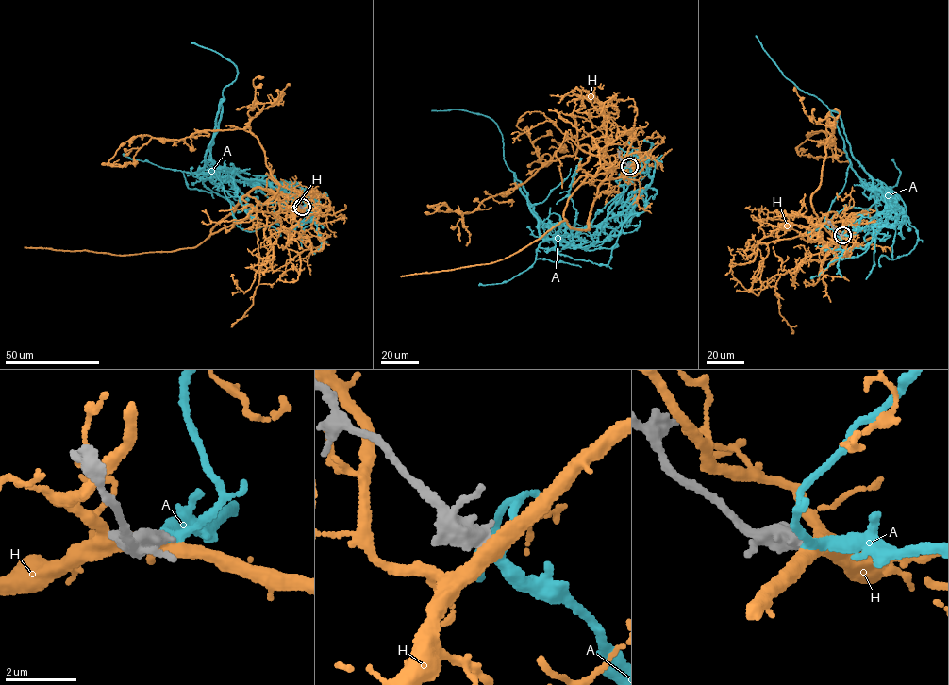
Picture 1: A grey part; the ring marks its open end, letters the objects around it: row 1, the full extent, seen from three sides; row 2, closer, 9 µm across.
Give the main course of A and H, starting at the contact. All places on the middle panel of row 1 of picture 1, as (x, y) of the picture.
A: (629, 166), (637, 175), (598, 225), (545, 225), (516, 185), (496, 124), (462, 109), (431, 110)
H: (629, 166), (598, 186), (584, 230), (563, 214), (587, 176), (572, 185), (583, 144), (473, 211), (424, 212)

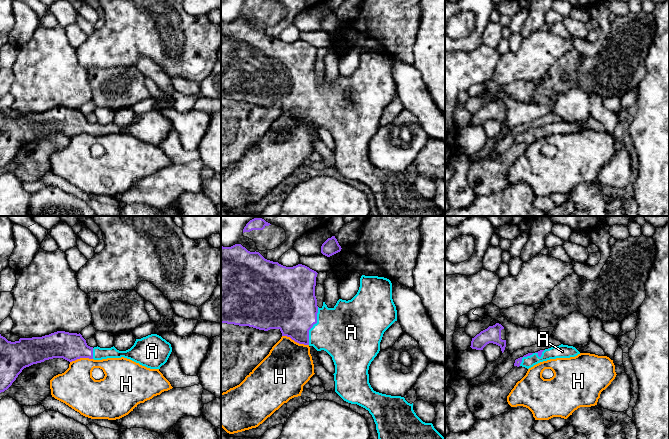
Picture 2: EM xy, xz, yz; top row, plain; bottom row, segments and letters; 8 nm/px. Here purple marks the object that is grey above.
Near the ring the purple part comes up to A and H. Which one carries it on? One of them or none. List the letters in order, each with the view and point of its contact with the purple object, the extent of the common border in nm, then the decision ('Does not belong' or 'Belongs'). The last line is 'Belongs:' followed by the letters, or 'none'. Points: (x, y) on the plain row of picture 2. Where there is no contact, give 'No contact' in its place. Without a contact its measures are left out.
A: Touches purple at xz (312, 102). Shared border 320 nm. Belongs
H: Touches purple at xz (295, 117). Shared border 240 nm. Does not belong
Belongs: A

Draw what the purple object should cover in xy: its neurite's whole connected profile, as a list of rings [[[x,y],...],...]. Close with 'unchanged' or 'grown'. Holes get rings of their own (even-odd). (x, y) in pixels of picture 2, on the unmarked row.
[[[57,107],[42,113],[20,114],[15,118],[8,117],[0,110],[0,169],[12,161],[24,144],[53,134],[63,134],[72,138],[80,134],[102,136],[124,133],[147,144],[160,145],[167,138],[171,128],[171,120],[157,110],[136,115],[134,121],[126,127],[119,127],[114,122],[111,124],[90,123],[80,109]]]; grown

